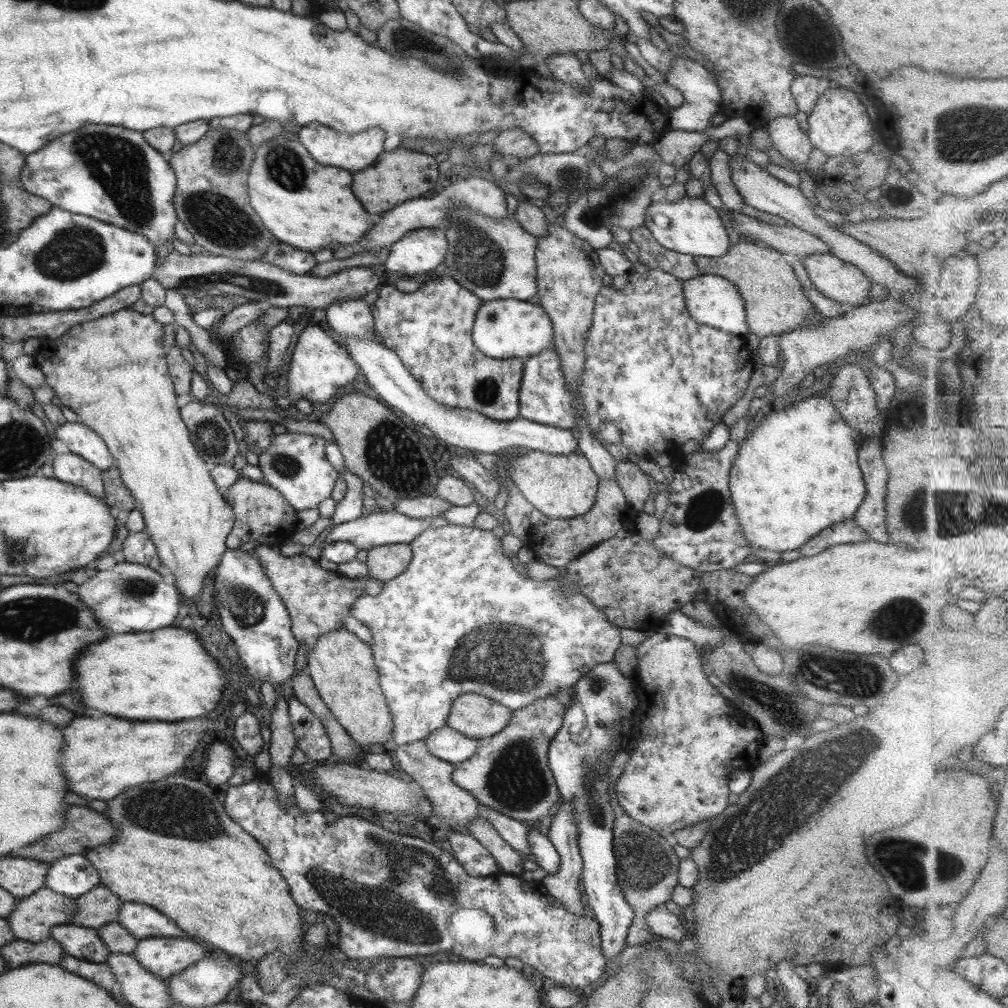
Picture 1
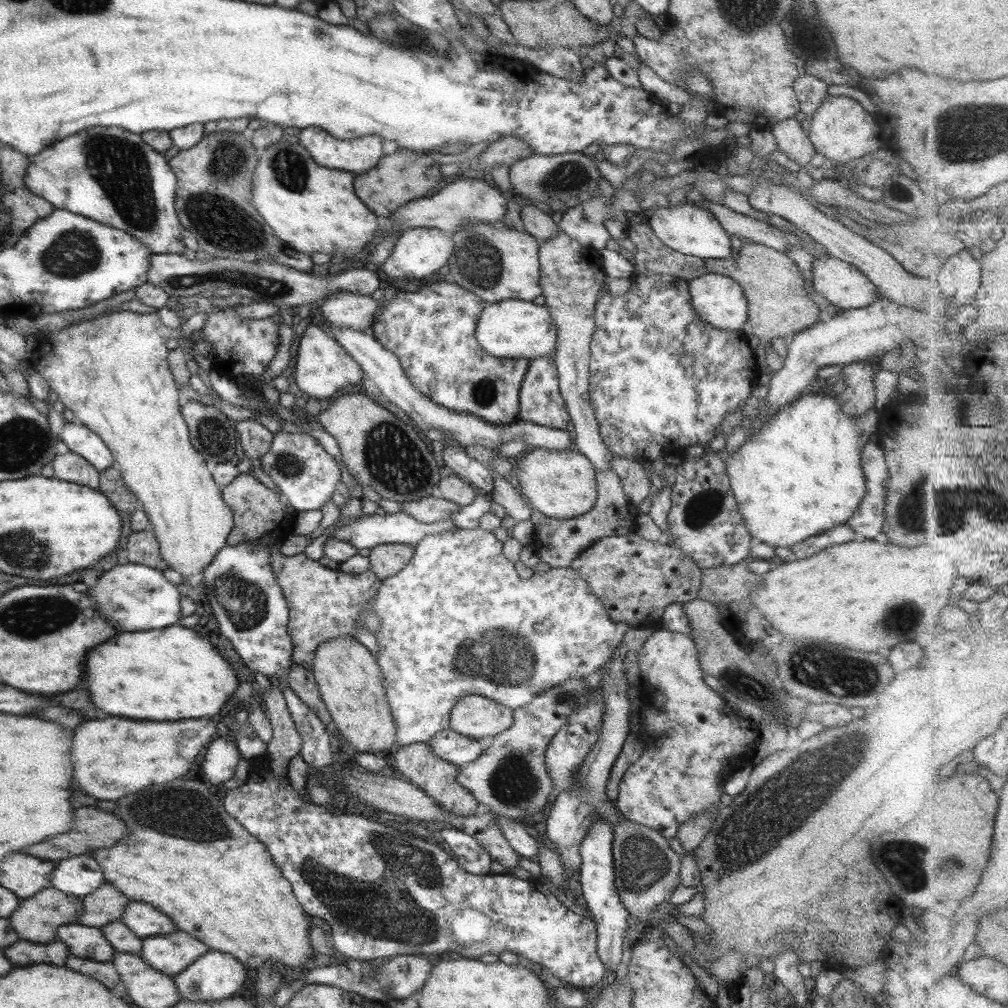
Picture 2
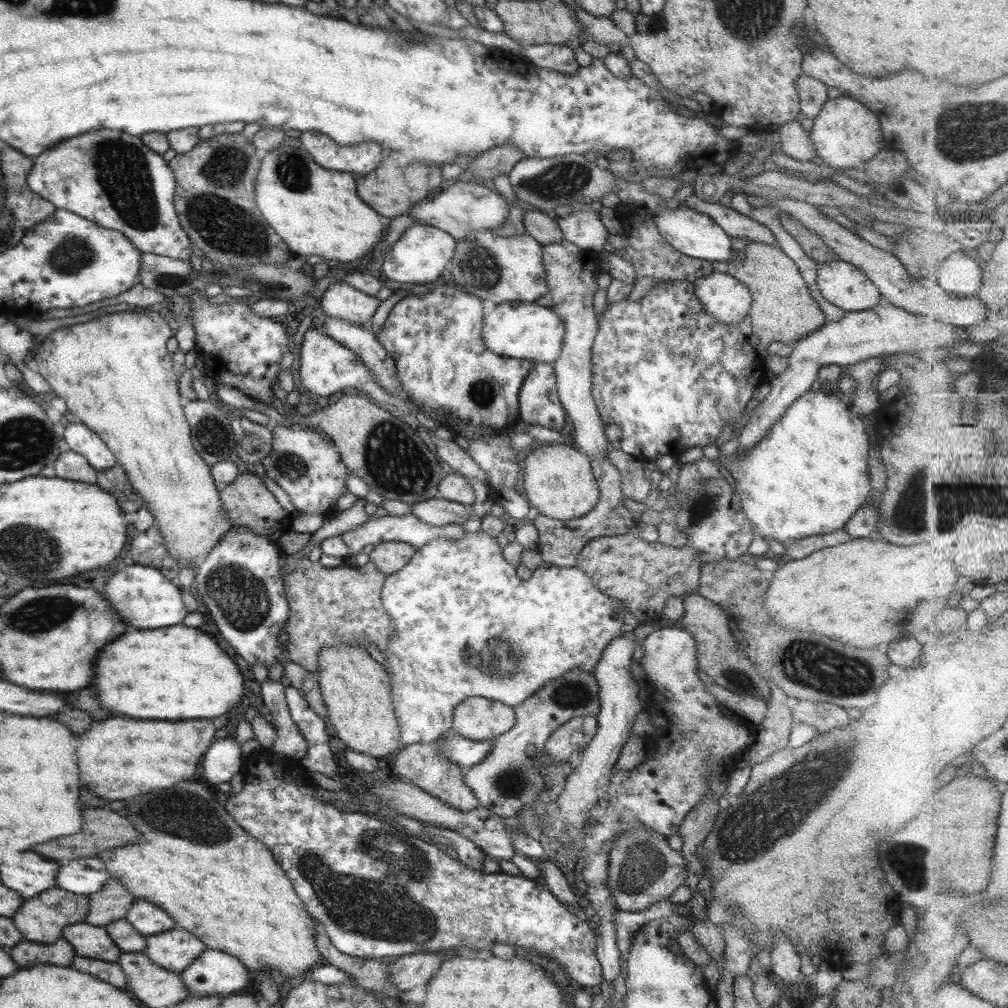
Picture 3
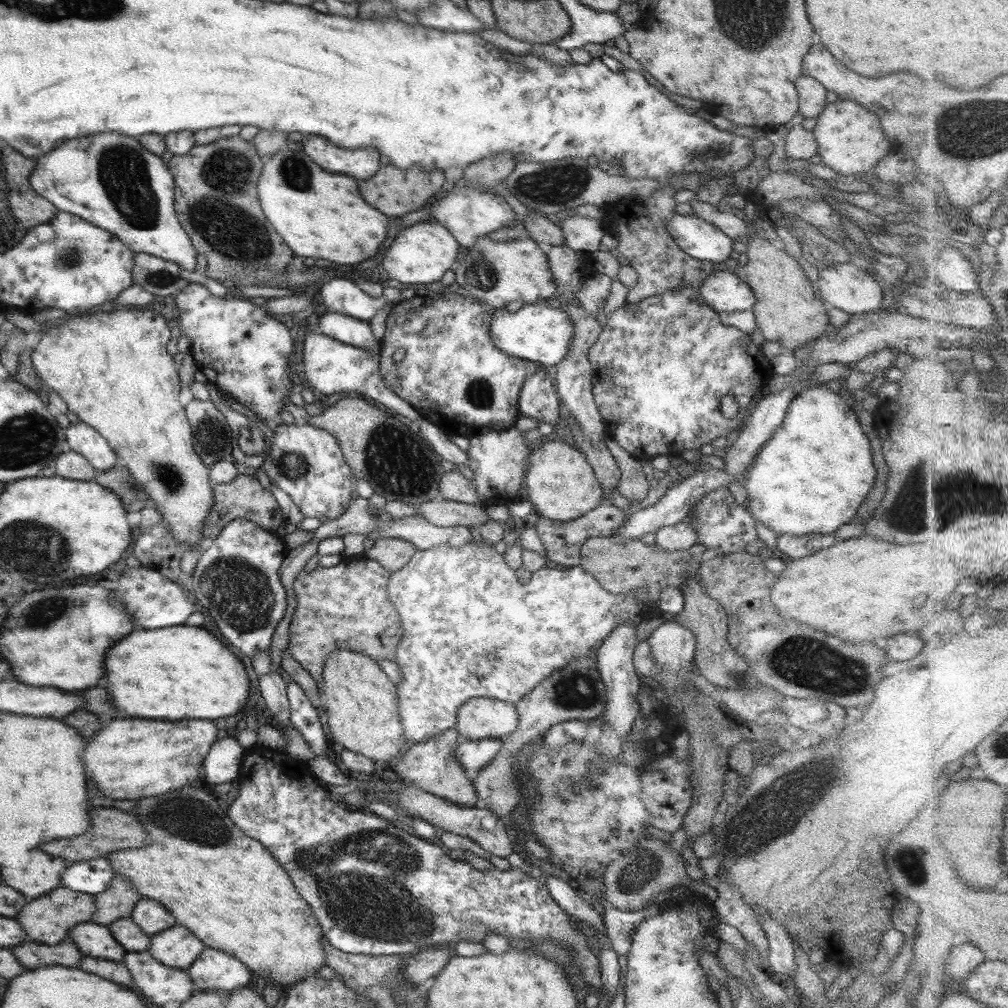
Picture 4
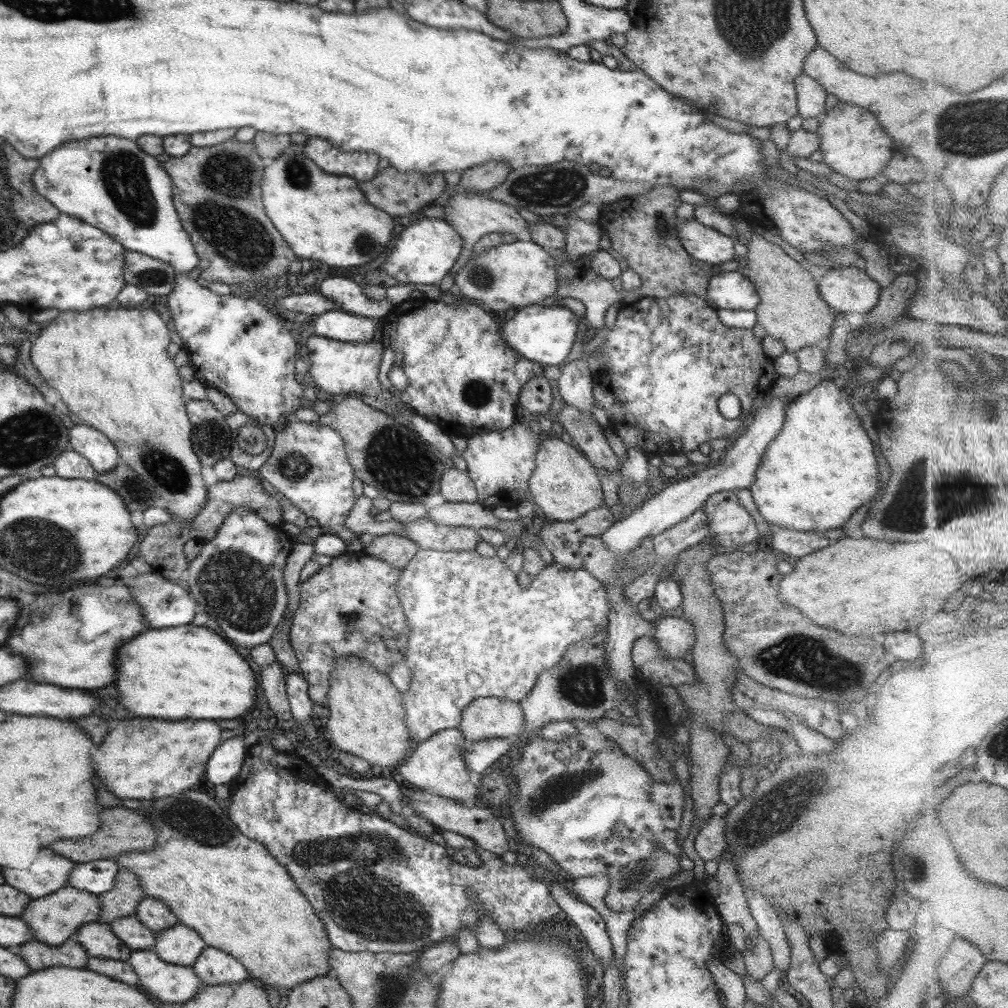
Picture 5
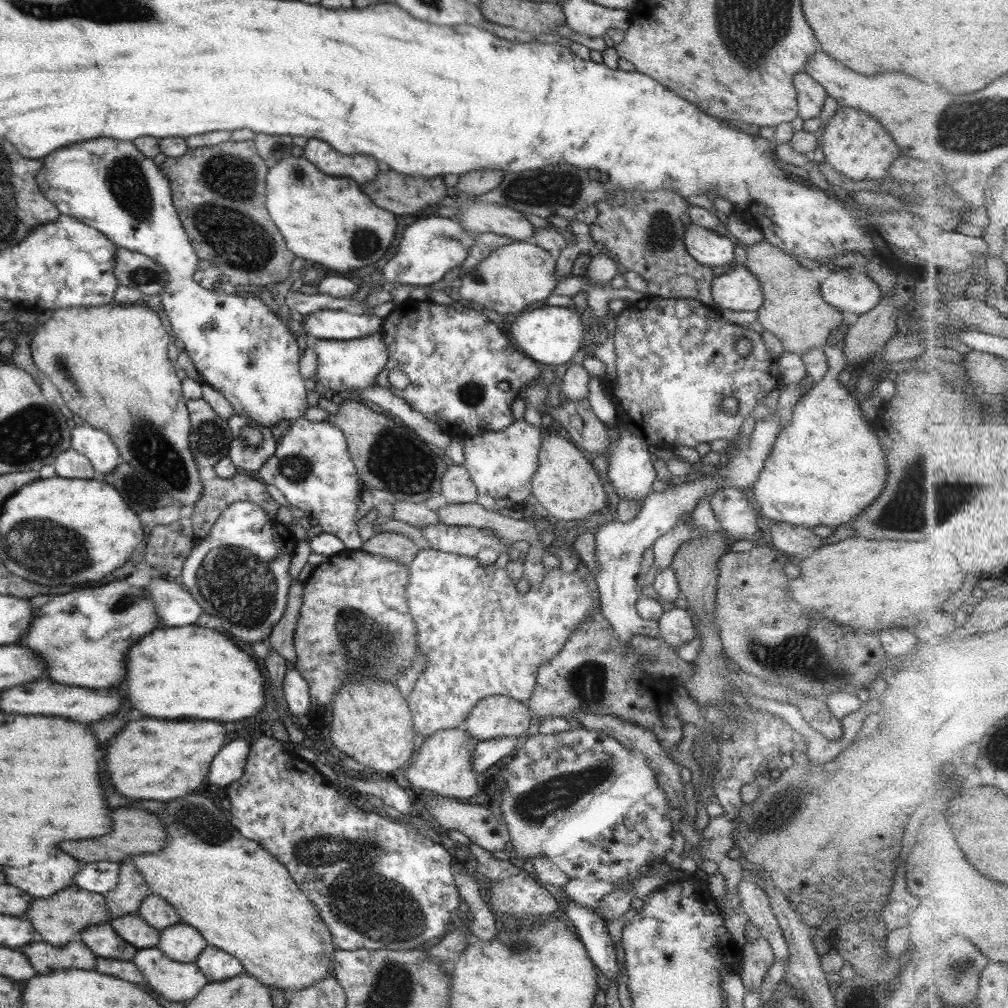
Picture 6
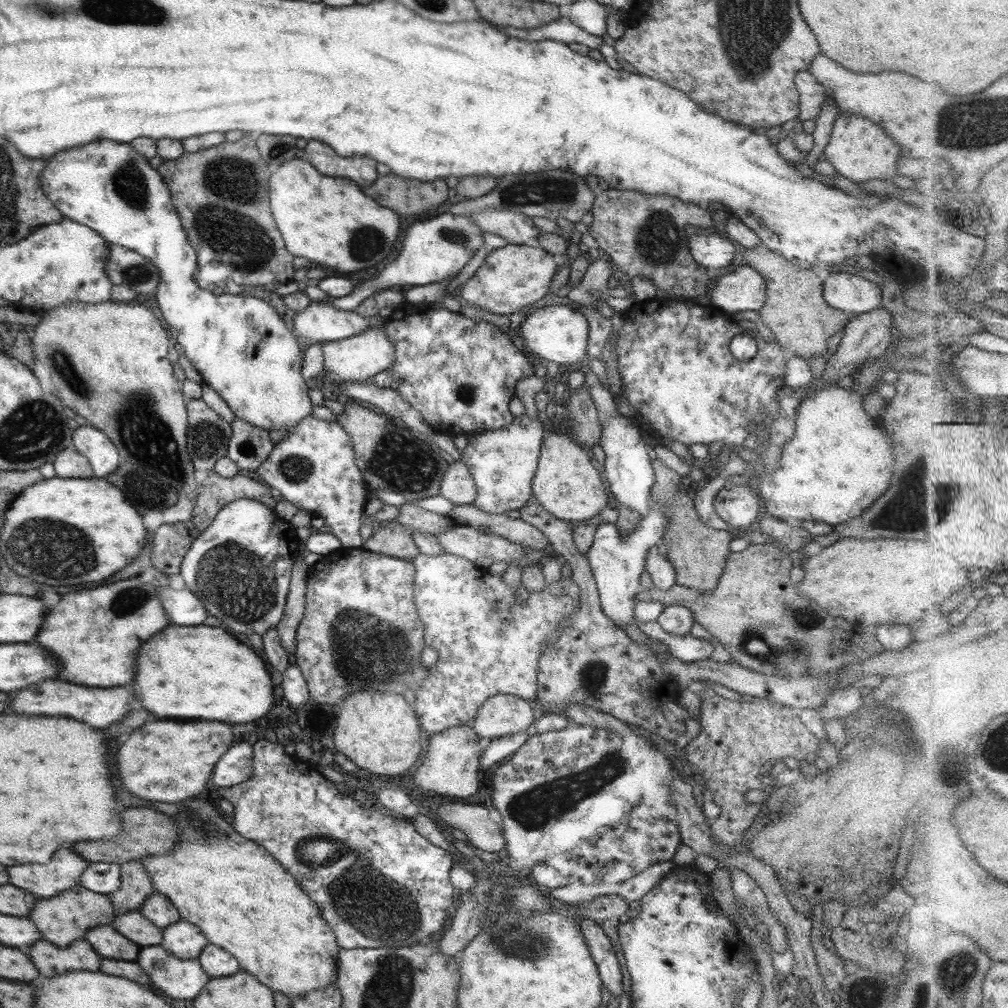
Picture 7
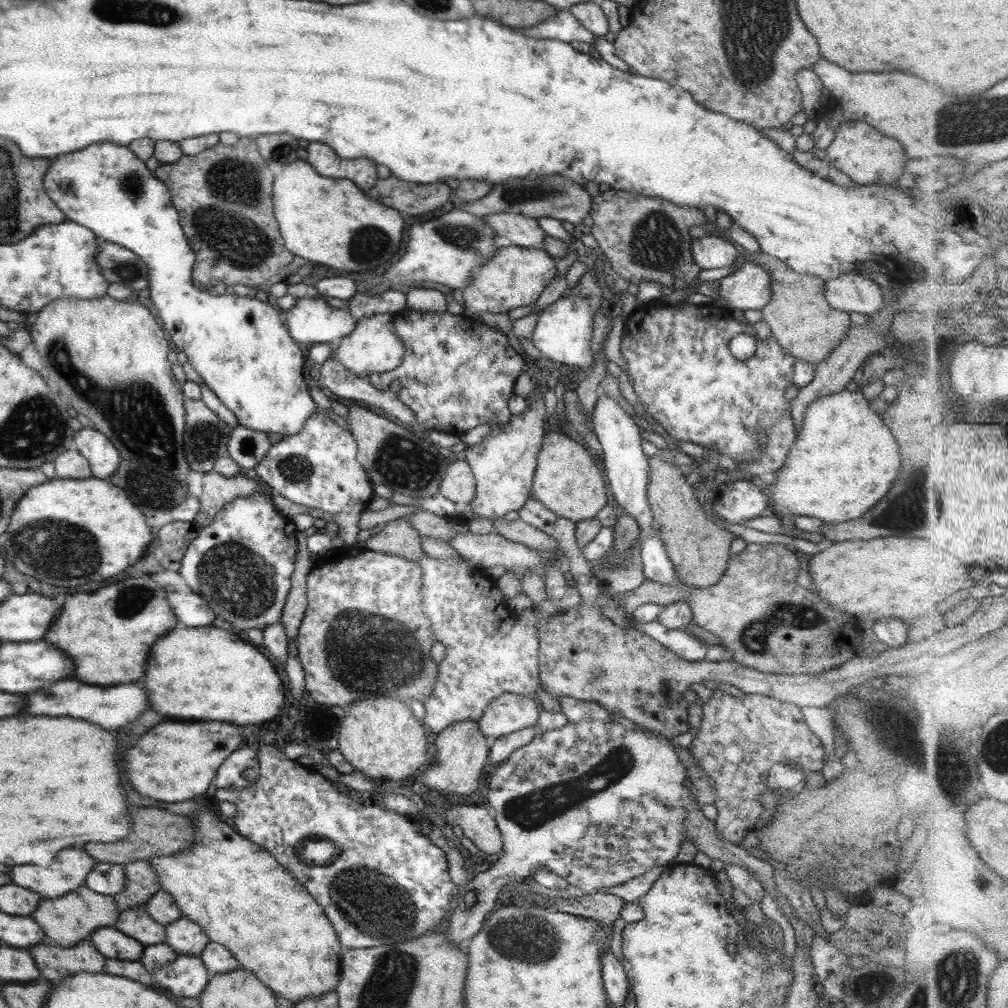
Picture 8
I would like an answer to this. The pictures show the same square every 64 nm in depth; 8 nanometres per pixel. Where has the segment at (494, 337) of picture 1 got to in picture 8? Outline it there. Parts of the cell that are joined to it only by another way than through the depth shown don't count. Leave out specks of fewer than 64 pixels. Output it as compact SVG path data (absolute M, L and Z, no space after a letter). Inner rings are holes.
M589 267L572 288L567 289L556 302L549 304L538 315L532 342L542 352L543 361L579 366L583 371L591 372L595 359L592 352L594 313L598 312L600 304L596 300L602 294L603 289L595 281Z

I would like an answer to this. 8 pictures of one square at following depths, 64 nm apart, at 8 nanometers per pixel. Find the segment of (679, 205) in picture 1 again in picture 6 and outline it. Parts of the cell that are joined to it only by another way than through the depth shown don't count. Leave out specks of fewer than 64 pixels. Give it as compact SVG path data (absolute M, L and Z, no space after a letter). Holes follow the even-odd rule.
M696 224L686 226L685 247L692 258L720 272L726 264L734 264L734 244L728 237Z

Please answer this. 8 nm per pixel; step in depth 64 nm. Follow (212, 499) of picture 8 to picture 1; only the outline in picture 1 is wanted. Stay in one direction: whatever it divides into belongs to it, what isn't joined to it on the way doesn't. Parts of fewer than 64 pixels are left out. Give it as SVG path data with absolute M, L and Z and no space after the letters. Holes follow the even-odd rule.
M238 477L236 482L222 492L225 501L235 515L235 526L227 537L226 545L230 549L239 549L243 544L256 541L260 545L279 545L292 537L297 531L297 510L275 488L268 484L254 482L249 478Z

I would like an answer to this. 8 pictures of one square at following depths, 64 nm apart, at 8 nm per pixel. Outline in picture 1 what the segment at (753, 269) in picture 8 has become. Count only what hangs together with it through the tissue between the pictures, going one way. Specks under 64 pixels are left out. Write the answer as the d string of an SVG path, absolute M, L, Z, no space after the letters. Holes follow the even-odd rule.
M713 274L698 275L683 281L686 308L698 323L735 335L746 336L750 330L746 322L745 300L734 283Z

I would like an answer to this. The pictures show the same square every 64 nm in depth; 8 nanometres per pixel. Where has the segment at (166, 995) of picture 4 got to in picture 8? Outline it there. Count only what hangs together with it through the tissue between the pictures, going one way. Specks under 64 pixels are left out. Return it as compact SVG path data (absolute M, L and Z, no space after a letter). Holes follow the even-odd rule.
M166 943L148 945L139 961L159 986L186 998L199 998L212 977L199 956L180 954Z

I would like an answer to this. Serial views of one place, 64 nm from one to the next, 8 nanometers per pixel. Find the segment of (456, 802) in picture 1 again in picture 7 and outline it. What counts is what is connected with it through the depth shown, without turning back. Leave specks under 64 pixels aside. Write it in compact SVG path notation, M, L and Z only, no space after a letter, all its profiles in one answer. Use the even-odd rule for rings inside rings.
M470 723L431 735L430 742L424 748L420 767L414 773L414 782L424 790L448 794L452 800L465 800L473 796L478 792L478 771L482 769L484 742Z

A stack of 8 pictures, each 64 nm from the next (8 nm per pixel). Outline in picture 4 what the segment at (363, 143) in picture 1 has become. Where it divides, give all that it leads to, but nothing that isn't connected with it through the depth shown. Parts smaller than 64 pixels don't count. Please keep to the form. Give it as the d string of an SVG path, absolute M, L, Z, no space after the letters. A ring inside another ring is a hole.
M318 134L305 135L302 142L304 152L322 170L334 170L336 174L350 172L350 176L366 180L380 168L380 154L374 148L343 149Z

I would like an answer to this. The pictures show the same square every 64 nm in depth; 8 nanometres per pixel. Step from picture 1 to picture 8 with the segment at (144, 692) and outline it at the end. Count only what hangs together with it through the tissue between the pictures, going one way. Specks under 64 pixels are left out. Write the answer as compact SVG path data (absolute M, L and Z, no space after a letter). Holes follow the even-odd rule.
M213 625L174 628L155 644L146 668L144 688L150 692L152 710L162 716L170 716L174 720L220 720L238 726L254 726L276 718L286 704L284 694L288 696L288 693L274 663L258 650L258 646L233 629Z

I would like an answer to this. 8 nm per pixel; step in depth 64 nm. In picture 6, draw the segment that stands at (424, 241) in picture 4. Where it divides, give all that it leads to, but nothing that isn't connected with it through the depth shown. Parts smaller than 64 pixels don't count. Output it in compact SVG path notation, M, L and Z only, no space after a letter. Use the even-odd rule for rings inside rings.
M430 216L418 220L406 228L398 252L384 265L383 280L387 286L391 283L428 286L440 282L448 270L460 266L468 258L474 244L476 237L465 231L454 218Z

